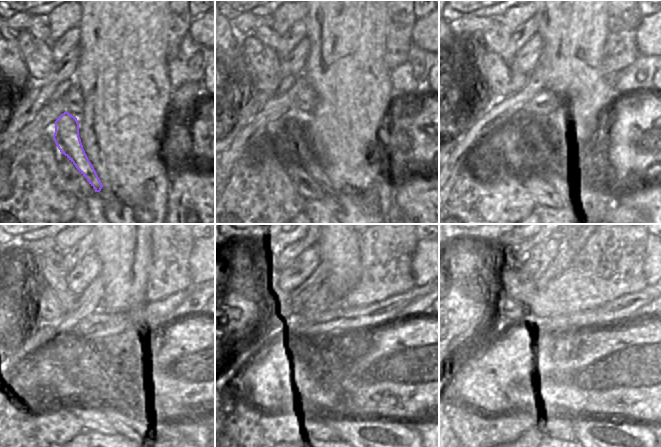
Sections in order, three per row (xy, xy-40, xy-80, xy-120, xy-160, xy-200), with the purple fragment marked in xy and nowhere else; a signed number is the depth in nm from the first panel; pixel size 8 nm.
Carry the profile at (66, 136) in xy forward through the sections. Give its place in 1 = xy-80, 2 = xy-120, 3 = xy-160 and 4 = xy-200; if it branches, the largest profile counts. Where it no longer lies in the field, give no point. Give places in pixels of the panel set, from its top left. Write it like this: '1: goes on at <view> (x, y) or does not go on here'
1: goes on at xy-80 (570, 200)
2: goes on at xy-120 (129, 425)
3: goes on at xy-160 (352, 427)
4: goes on at xy-200 (584, 427)

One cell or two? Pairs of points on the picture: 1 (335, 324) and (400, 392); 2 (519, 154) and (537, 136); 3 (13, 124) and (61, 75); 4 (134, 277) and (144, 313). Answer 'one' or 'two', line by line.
1: two
2: two
3: one
4: two

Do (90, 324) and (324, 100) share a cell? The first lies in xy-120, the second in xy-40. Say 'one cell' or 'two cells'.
two cells

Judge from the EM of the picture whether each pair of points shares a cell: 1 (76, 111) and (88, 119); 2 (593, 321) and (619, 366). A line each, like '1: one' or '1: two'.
1: two
2: two

